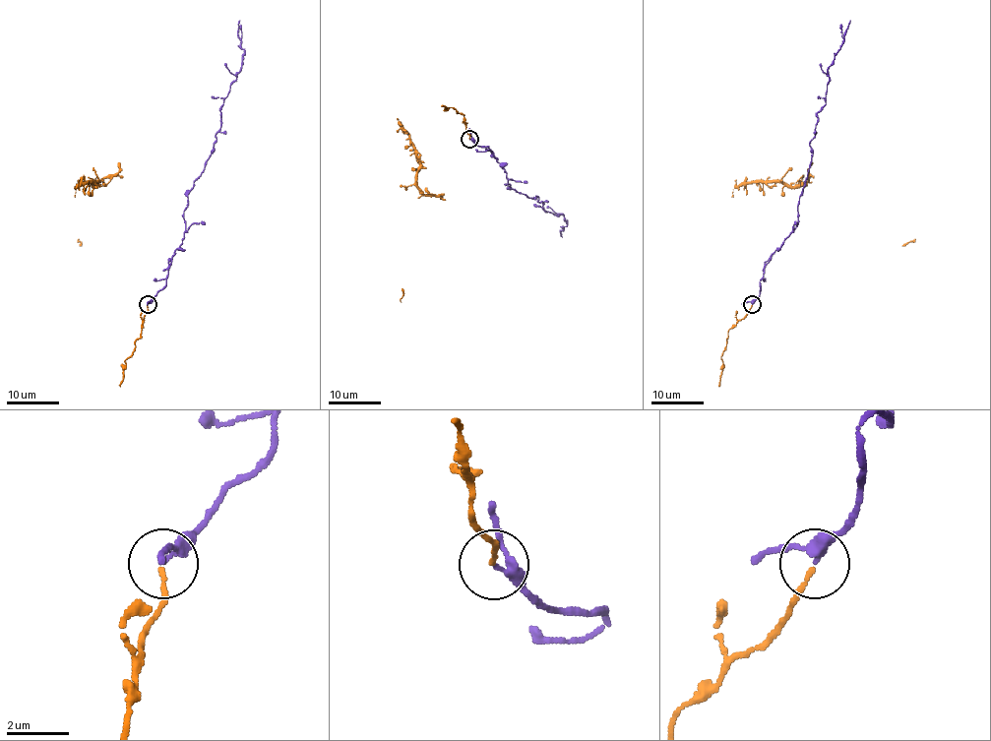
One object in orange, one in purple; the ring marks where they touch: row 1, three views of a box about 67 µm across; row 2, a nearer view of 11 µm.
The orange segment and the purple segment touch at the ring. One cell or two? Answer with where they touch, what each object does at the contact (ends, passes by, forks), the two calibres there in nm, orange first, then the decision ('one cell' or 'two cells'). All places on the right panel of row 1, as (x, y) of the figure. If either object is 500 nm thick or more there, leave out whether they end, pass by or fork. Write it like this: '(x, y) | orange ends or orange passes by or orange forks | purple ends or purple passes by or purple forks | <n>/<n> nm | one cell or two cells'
(752, 304) | orange ends | purple passes by | 140/150 nm | one cell

